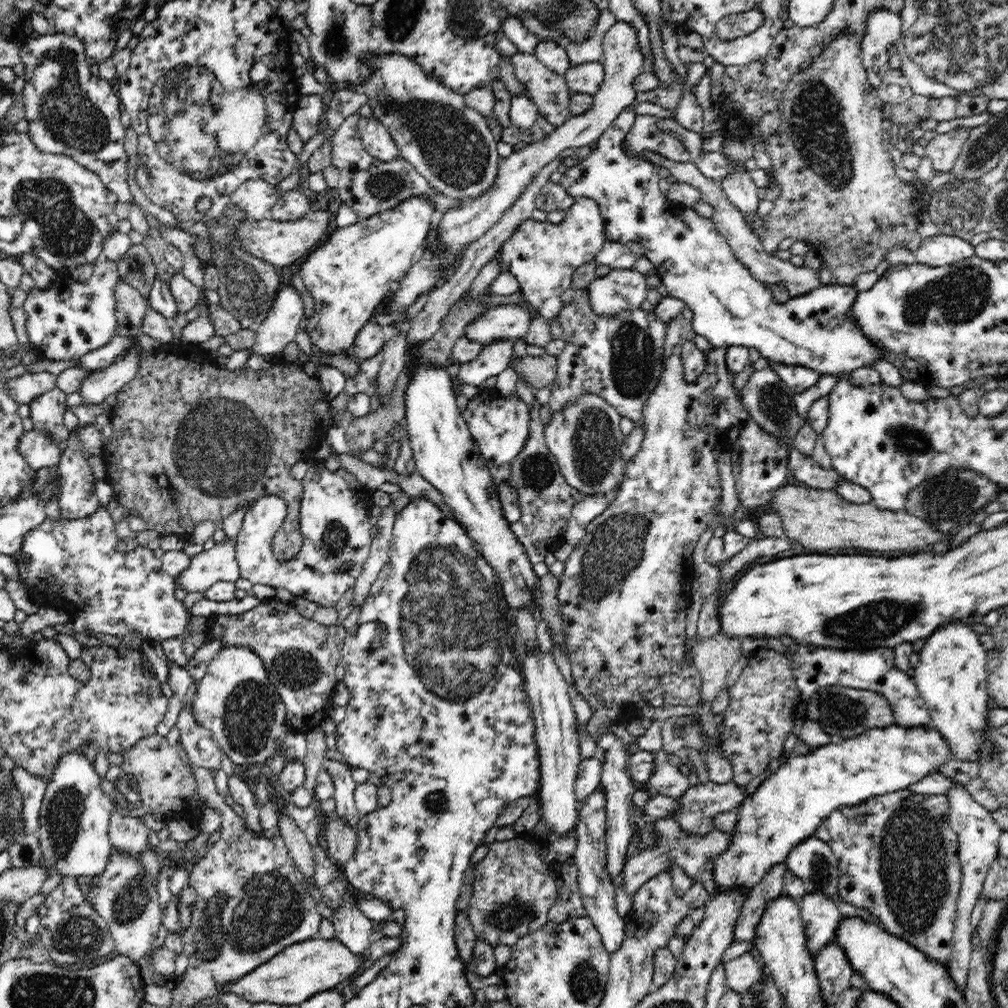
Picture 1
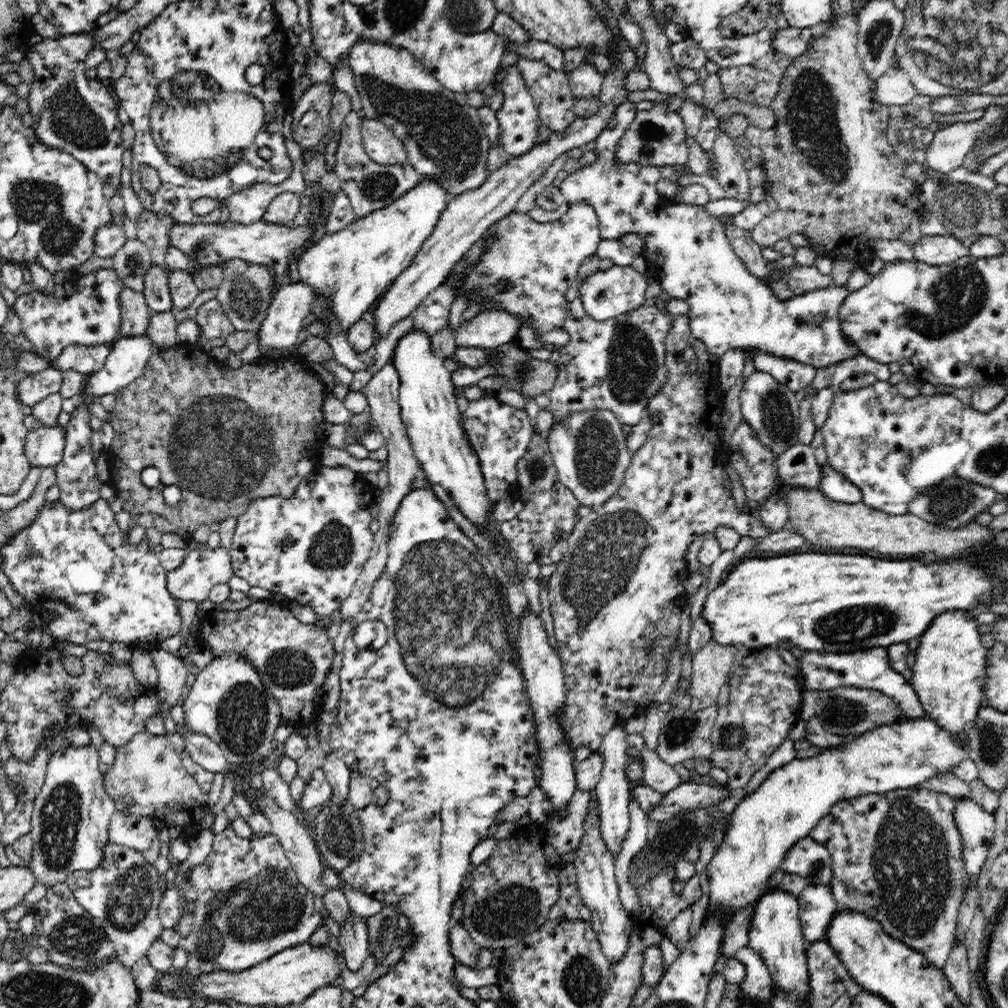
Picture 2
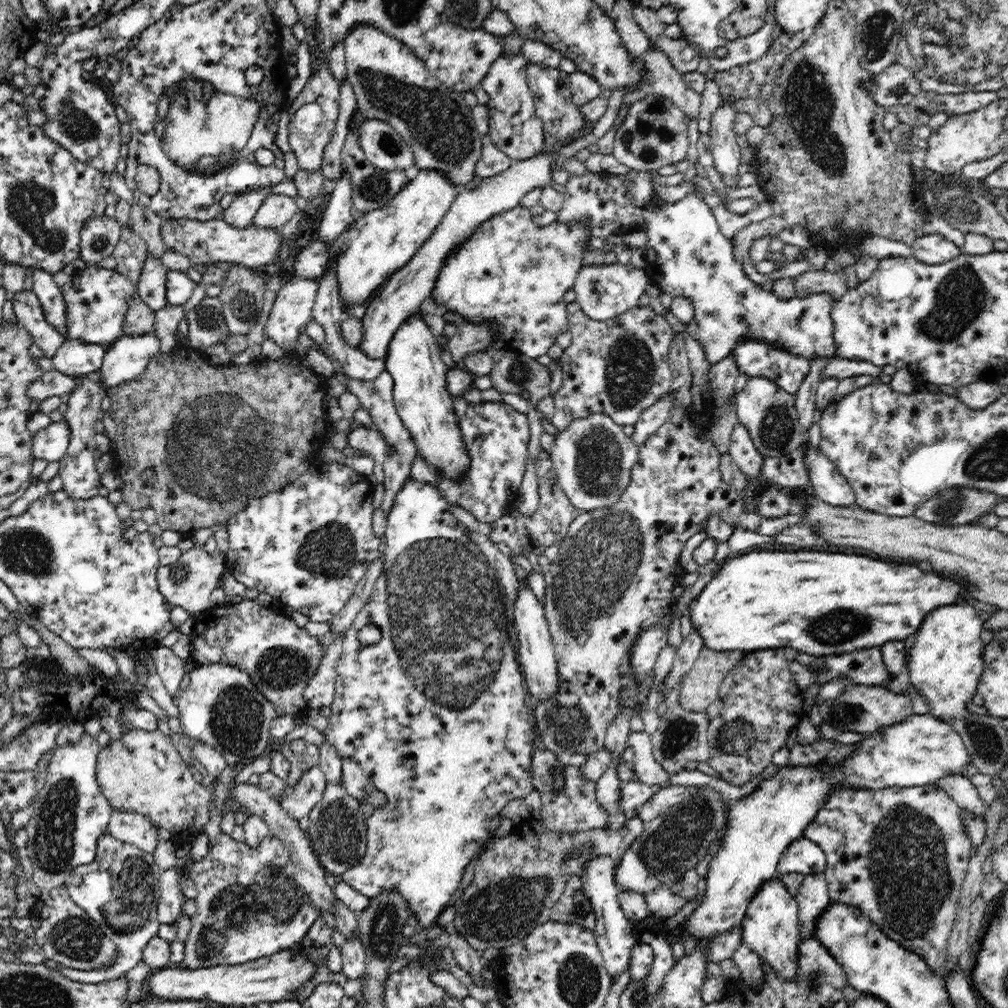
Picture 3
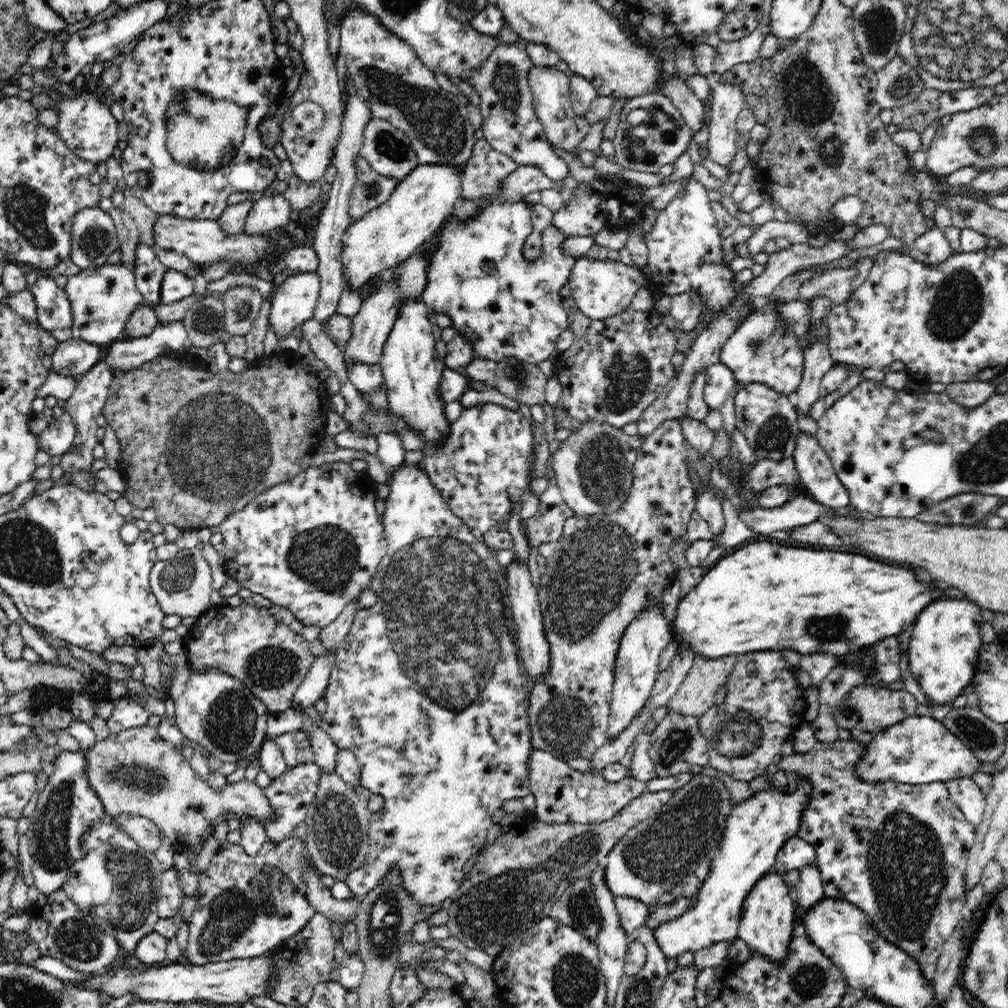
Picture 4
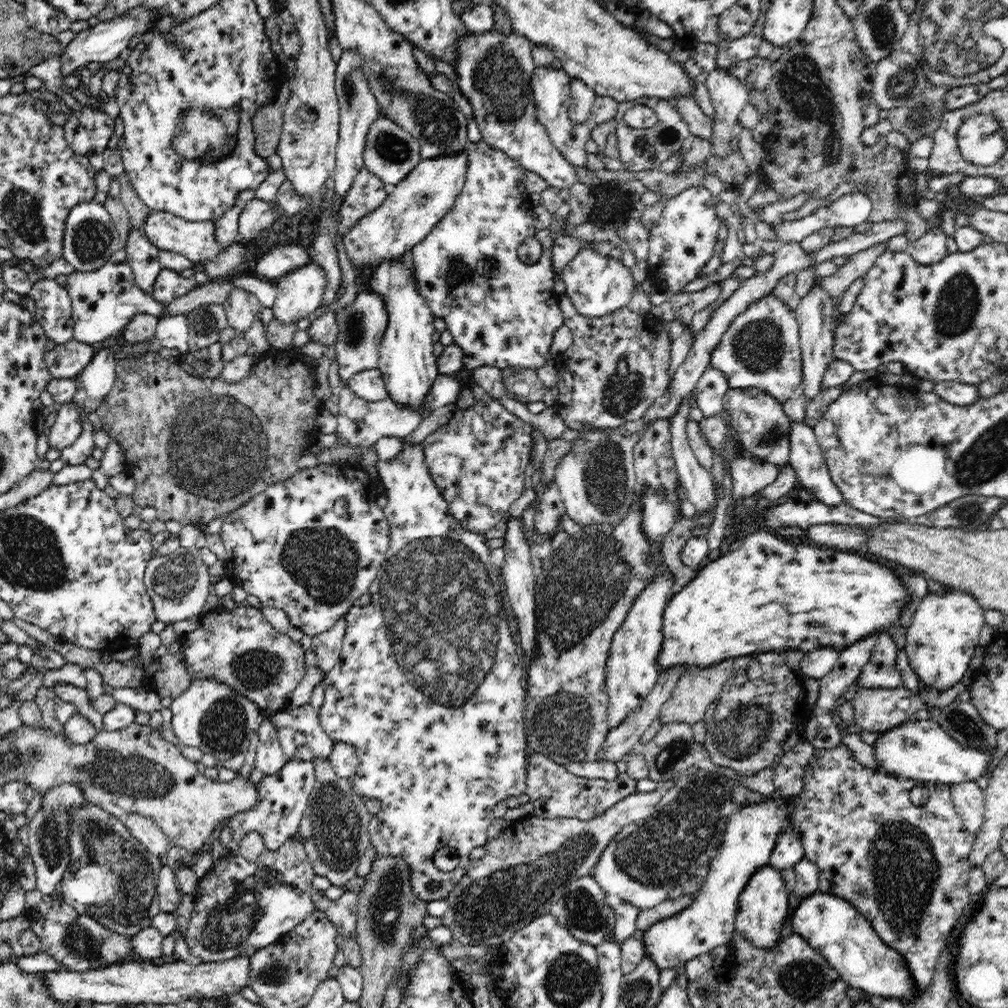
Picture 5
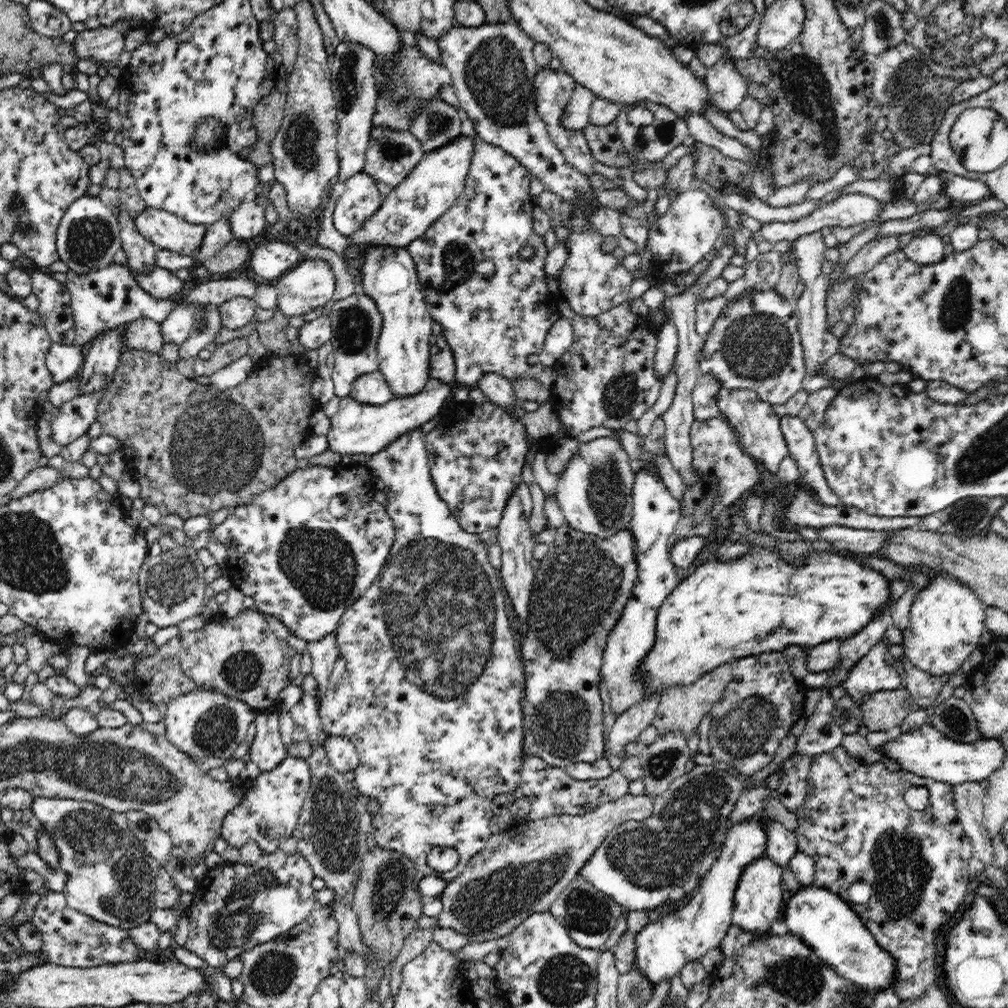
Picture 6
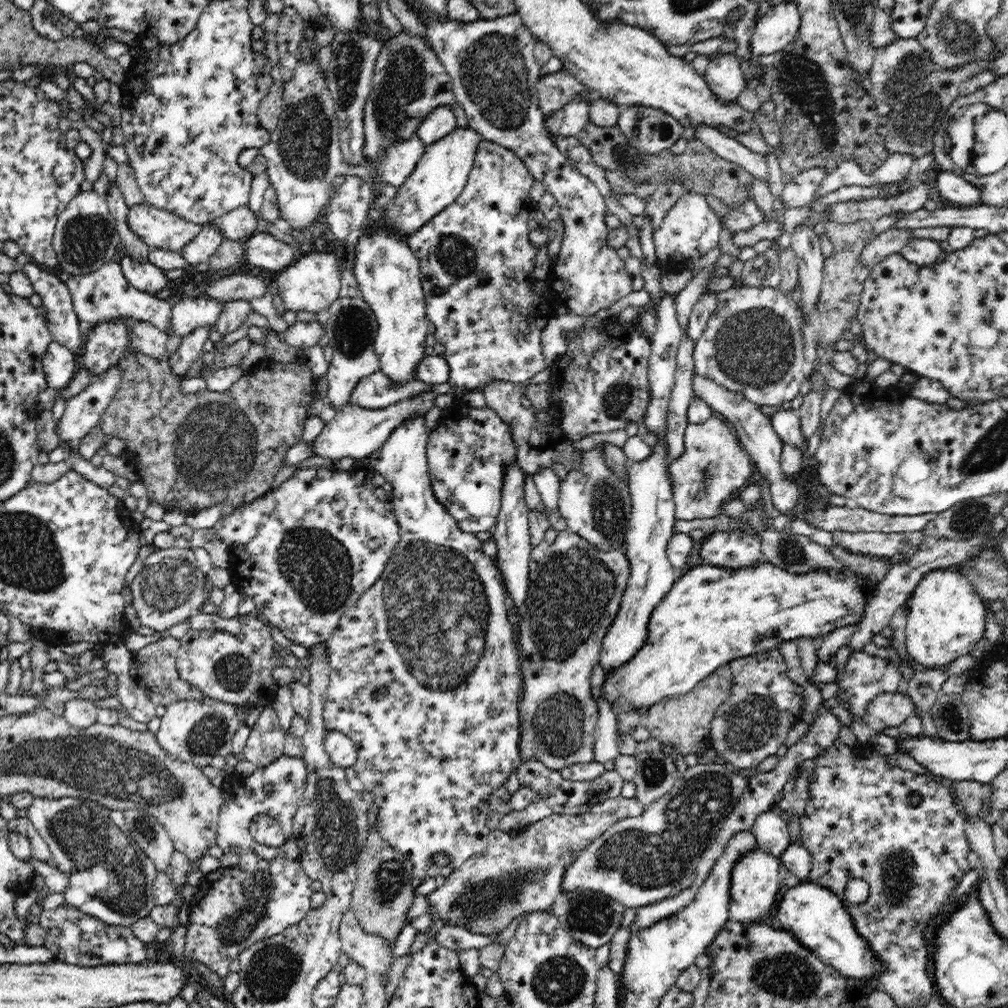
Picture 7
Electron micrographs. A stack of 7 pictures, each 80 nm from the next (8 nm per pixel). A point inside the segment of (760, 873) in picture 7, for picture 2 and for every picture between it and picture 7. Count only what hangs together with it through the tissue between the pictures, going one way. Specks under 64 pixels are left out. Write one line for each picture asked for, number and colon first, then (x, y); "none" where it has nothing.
2: (775, 934)
3: (769, 927)
4: (767, 921)
5: (763, 904)
6: (758, 898)

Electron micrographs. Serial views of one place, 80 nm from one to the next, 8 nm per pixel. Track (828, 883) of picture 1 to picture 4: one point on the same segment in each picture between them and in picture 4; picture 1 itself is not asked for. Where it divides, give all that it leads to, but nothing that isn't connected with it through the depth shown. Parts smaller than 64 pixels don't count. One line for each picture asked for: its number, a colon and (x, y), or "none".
2: (807, 858)
3: (802, 855)
4: (795, 853)

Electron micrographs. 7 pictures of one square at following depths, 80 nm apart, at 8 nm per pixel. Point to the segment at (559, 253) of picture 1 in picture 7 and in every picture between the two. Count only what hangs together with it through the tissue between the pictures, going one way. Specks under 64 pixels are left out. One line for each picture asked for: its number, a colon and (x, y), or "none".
2: (539, 262)
3: (510, 274)
4: (507, 308)
5: (502, 312)
6: (495, 307)
7: (475, 256)

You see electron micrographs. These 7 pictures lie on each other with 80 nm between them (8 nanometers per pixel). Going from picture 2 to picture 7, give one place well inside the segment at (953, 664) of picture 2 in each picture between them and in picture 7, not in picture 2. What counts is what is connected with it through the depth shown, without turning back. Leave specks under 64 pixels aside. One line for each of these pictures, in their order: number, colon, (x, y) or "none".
3: (945, 664)
4: (945, 644)
5: (941, 640)
6: (946, 621)
7: (945, 617)

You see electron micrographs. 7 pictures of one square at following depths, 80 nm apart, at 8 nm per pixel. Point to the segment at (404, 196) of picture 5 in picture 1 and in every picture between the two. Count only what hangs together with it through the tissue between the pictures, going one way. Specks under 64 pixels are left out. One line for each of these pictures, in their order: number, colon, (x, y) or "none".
1: (349, 276)
2: (356, 266)
3: (373, 247)
4: (386, 236)

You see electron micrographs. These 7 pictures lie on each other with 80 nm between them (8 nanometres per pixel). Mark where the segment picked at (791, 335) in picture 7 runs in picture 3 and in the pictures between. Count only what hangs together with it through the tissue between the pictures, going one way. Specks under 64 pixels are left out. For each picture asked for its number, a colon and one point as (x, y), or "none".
3: (754, 358)
4: (761, 350)
5: (760, 349)
6: (755, 344)

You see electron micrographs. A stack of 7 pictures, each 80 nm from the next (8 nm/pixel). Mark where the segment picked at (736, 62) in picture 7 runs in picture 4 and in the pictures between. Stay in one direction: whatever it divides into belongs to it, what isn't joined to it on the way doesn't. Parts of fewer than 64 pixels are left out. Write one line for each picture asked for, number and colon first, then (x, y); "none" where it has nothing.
4: (727, 101)
5: (729, 95)
6: (727, 87)

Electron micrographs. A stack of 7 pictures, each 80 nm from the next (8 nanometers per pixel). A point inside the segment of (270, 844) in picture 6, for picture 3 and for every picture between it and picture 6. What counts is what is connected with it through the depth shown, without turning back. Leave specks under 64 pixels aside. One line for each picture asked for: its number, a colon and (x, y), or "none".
3: (297, 800)
4: (290, 795)
5: (281, 798)

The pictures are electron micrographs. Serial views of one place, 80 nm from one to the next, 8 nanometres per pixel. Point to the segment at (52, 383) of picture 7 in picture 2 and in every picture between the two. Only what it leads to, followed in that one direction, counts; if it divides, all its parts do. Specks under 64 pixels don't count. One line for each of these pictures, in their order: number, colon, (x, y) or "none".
2: (85, 360)
3: (74, 358)
4: (72, 358)
5: (67, 360)
6: (64, 362)

